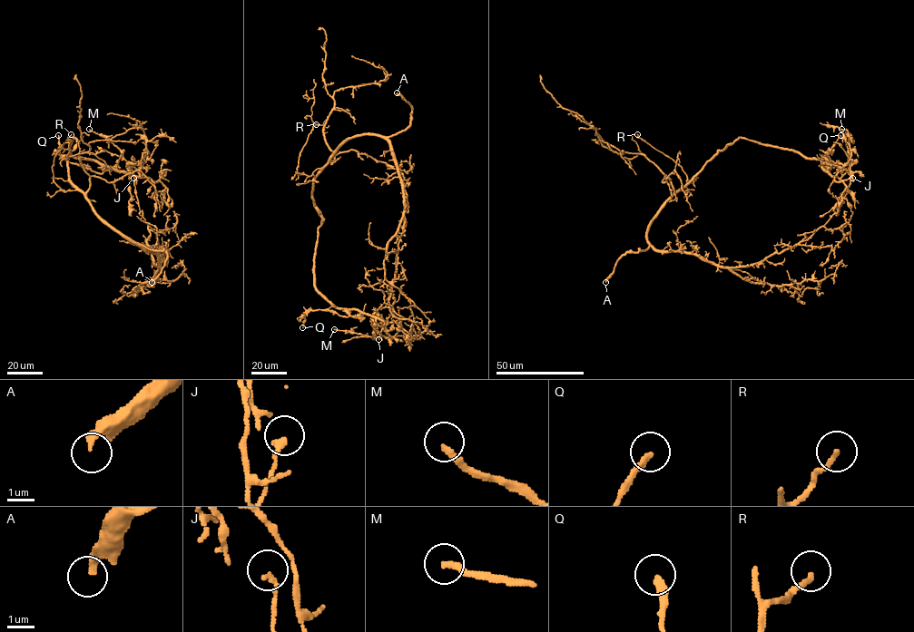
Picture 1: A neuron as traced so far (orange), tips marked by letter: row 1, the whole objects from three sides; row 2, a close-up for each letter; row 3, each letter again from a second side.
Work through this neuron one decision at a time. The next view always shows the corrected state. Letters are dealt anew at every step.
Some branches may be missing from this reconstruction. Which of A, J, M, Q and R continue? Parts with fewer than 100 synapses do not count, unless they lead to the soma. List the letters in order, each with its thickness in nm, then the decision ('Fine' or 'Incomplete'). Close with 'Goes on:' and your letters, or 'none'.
A: Thickness 240 nm. Incomplete
J: Thickness 160 nm. Fine
M: Thickness 240 nm. Fine
Q: Thickness 280 nm. Fine
R: Thickness 180 nm. Fine
Goes on: A

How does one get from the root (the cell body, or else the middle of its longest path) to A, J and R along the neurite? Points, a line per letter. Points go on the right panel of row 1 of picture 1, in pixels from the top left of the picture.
A: (669, 199), (648, 227), (649, 247), (637, 252), (624, 253), (605, 282)
J: (669, 199), (648, 227), (654, 248), (746, 267), (806, 240), (837, 212), (852, 178)
R: (669, 199), (677, 191), (688, 191), (687, 175), (672, 159), (637, 134)

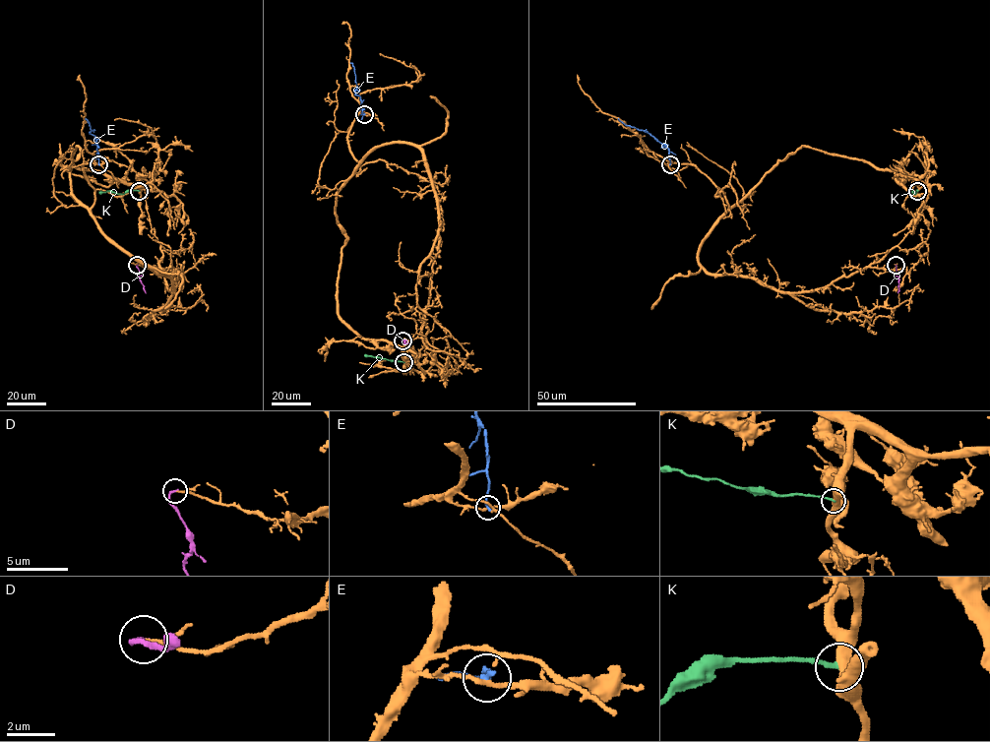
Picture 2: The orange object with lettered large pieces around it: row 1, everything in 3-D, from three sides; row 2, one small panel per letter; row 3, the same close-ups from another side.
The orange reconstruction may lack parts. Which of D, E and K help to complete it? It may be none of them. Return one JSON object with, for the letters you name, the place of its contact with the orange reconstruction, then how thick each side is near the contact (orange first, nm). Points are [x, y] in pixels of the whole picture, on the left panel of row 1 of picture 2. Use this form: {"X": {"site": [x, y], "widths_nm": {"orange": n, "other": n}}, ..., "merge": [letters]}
{"D": {"site": [137, 265], "widths_nm": {"orange": 130, "other": 170}}, "merge": ["D"]}

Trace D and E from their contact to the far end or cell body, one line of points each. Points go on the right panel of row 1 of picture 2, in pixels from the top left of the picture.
D: (896, 265), (897, 293)
E: (670, 164), (669, 150), (664, 145), (618, 118)

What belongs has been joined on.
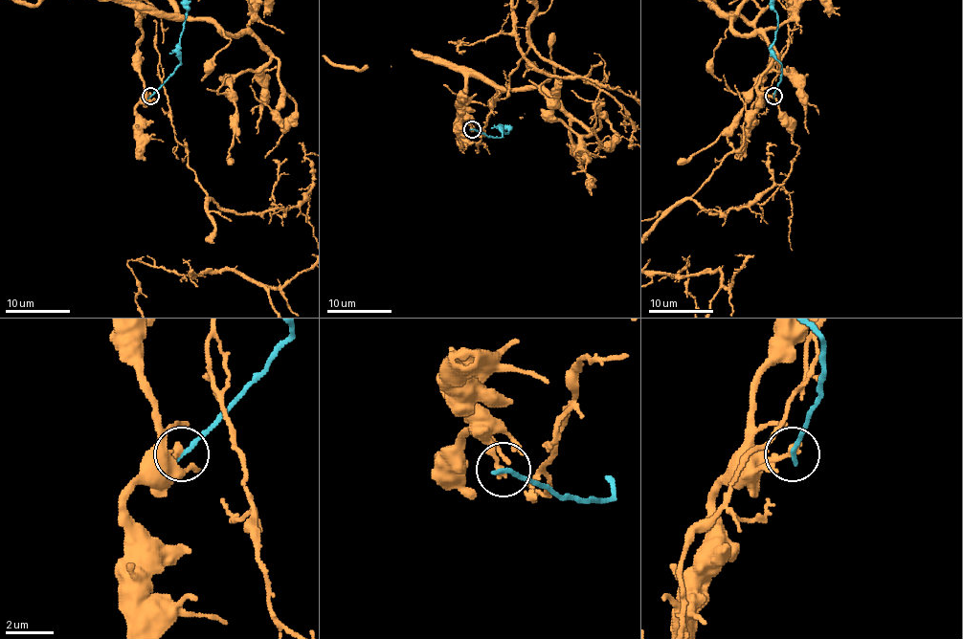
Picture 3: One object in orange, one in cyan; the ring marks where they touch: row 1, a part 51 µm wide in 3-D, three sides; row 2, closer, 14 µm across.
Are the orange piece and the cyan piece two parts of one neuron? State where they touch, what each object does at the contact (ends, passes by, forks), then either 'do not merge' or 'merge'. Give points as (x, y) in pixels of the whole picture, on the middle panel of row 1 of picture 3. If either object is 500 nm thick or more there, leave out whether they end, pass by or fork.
place (472, 129); orange ends; cyan ends; do not merge

